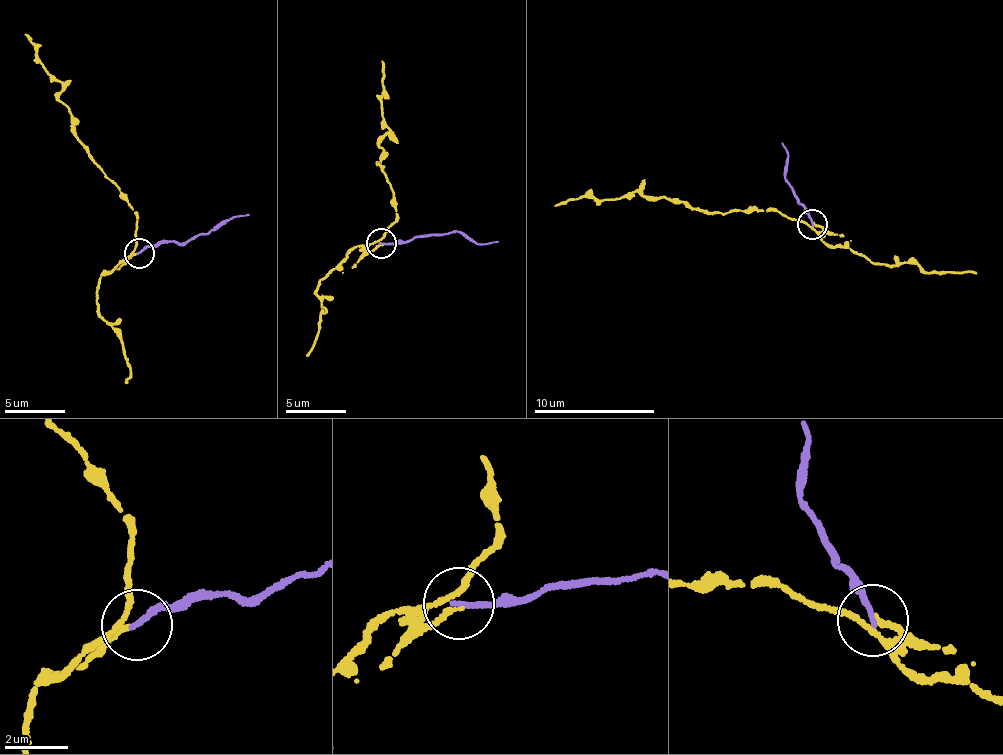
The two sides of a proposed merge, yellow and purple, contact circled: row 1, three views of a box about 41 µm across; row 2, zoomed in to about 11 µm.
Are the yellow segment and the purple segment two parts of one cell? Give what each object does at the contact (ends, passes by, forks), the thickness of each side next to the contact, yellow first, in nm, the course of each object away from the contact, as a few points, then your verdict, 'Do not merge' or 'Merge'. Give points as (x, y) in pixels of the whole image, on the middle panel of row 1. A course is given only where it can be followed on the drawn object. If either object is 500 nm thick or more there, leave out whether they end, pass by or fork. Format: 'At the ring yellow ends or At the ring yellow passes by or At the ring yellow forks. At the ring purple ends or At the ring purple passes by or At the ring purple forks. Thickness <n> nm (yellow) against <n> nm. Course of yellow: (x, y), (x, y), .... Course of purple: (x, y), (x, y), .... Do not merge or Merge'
At the ring yellow ends. At the ring purple ends. Thickness 160 nm (yellow) against 190 nm. Course of yellow: (381, 245), (378, 240), (394, 221), (393, 196), (379, 164), (383, 148), (379, 135), (388, 131), (384, 61). Course of purple: (380, 243), (461, 232), (483, 243), (498, 241). Merge

